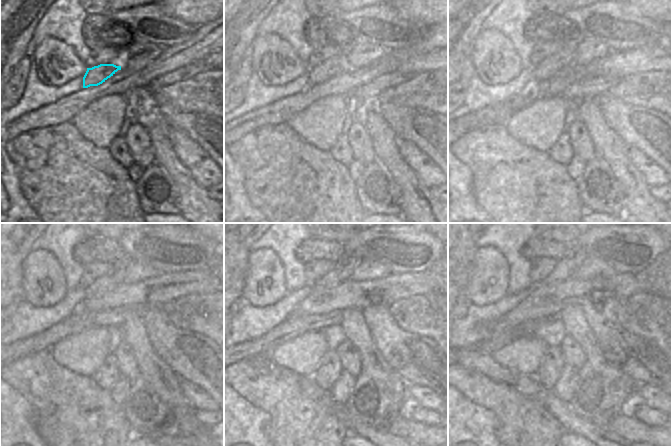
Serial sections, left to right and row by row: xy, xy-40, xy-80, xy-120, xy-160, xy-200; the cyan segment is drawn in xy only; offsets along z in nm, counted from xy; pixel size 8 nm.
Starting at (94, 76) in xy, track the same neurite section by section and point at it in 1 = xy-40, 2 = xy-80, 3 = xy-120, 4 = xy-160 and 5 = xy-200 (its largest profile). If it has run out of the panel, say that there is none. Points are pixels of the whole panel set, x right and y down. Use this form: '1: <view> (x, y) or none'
1: xy-40 (319, 74)
2: xy-80 (552, 65)
3: xy-120 (116, 276)
4: xy-160 (342, 271)
5: xy-200 (566, 268)

